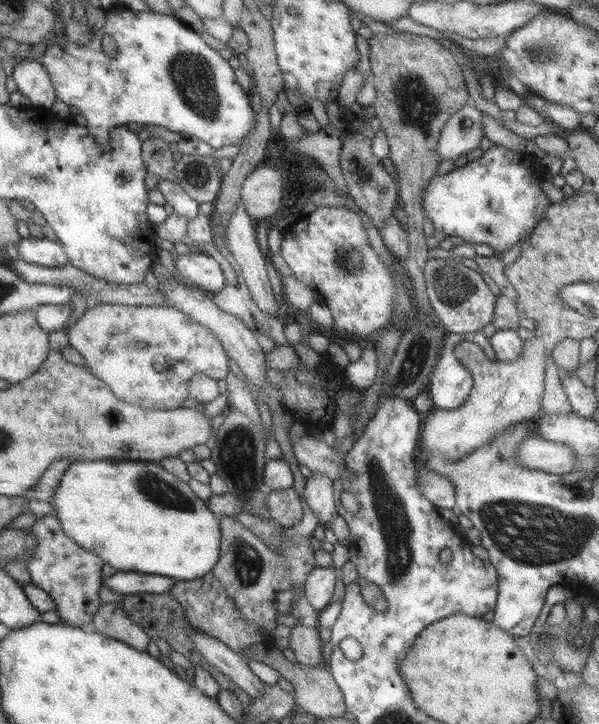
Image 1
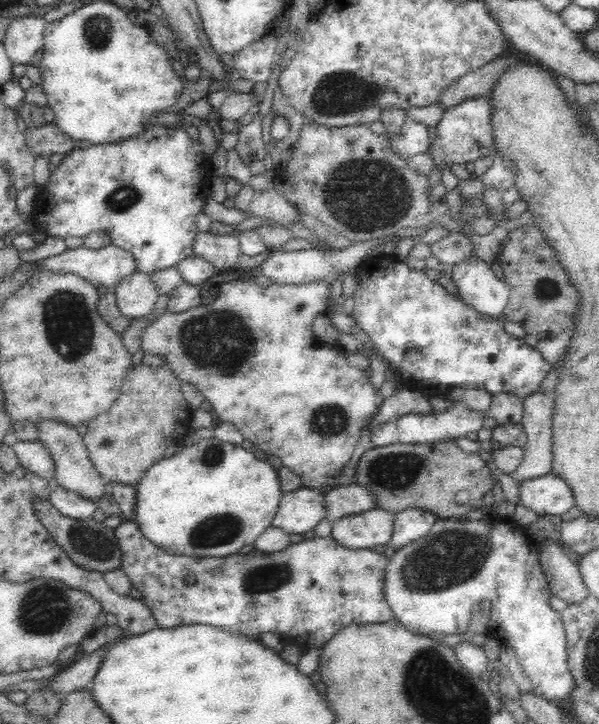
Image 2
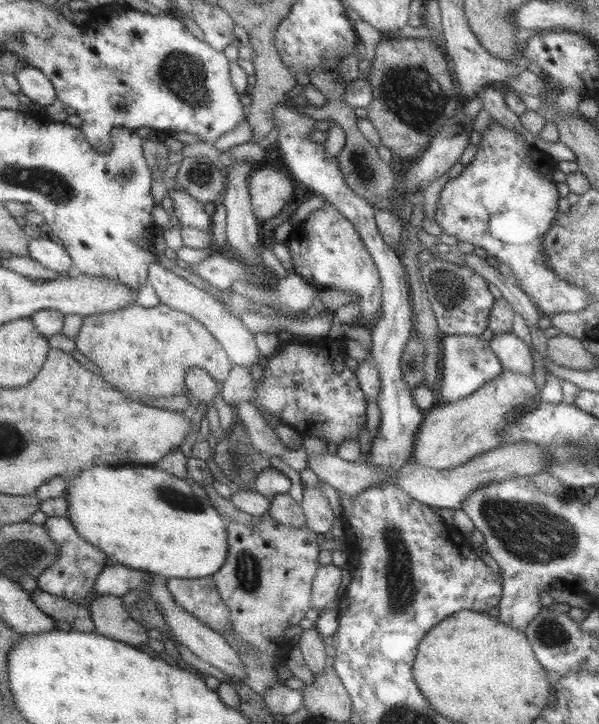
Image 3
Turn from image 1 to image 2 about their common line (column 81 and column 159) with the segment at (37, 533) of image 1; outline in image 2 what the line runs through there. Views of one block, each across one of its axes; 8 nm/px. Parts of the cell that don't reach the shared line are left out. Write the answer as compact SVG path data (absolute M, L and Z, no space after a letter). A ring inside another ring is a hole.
M122 520L117 528L113 530L116 542L118 543L121 552L120 568L129 576L130 581L133 583L133 587L141 590L143 600L146 606L152 611L156 624L160 624L165 628L176 628L176 626L215 626L216 628L226 628L231 634L239 634L240 636L246 636L250 640L258 639L263 632L276 632L279 635L284 634L288 638L292 638L294 644L300 644L300 646L308 646L308 648L321 647L337 630L343 628L351 622L358 624L364 623L381 623L386 621L395 621L392 611L389 610L386 604L382 586L384 586L384 575L387 570L387 559L389 554L378 553L372 551L372 549L364 550L348 550L343 546L340 546L337 542L334 542L329 537L312 538L312 540L304 540L304 542L298 542L298 544L290 544L286 546L284 550L278 552L264 554L253 550L247 555L236 555L226 557L196 557L196 556L180 556L176 554L170 554L161 548L158 548L155 544L152 544L144 535L140 532L138 525L134 521Z

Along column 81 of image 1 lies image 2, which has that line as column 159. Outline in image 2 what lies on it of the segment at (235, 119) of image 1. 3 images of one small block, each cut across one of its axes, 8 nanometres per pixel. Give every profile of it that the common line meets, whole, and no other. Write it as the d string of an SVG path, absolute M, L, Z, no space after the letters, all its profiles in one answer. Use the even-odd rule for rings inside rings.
M113 2L80 5L58 21L46 23L42 47L41 85L48 99L47 106L55 113L53 122L79 144L116 144L142 136L150 129L146 122L170 113L183 94L182 79L172 69L172 59L152 39L150 29L134 23Z

